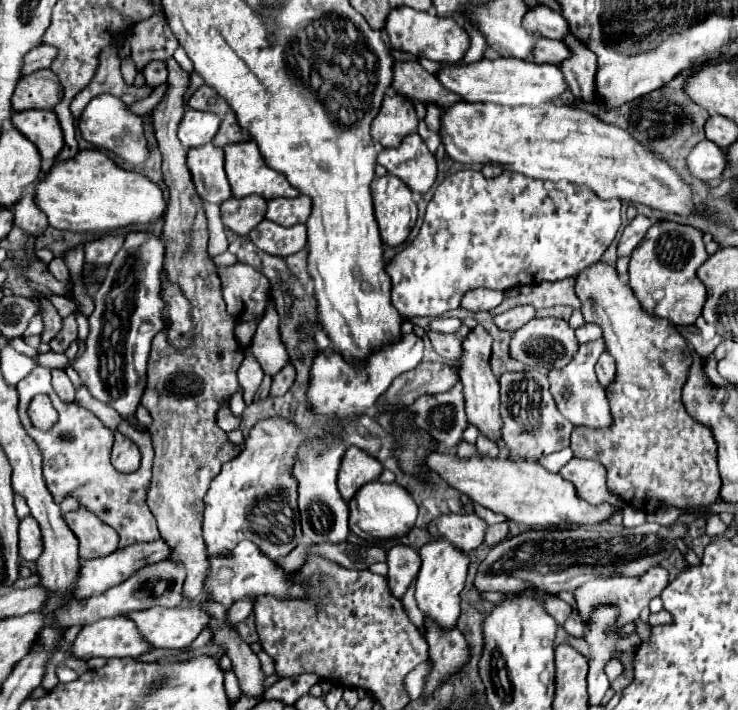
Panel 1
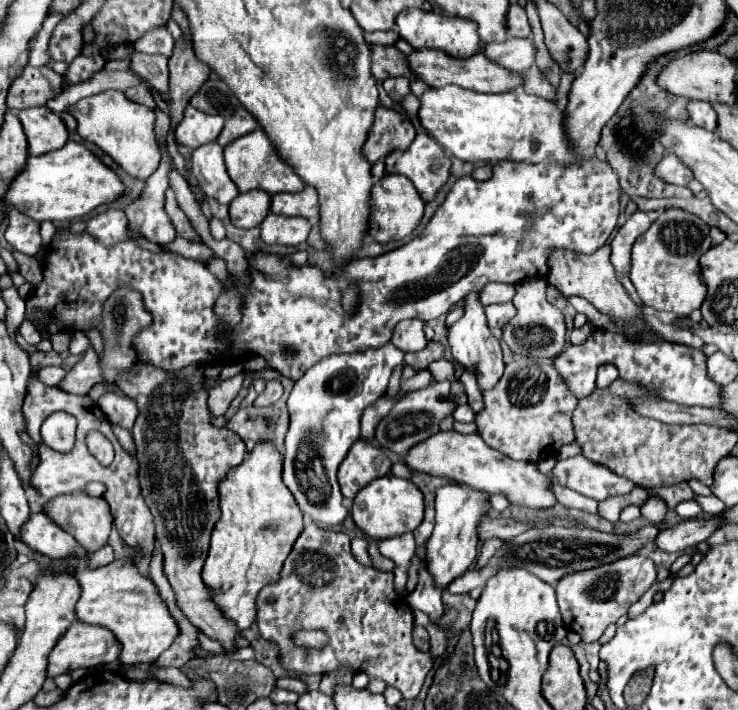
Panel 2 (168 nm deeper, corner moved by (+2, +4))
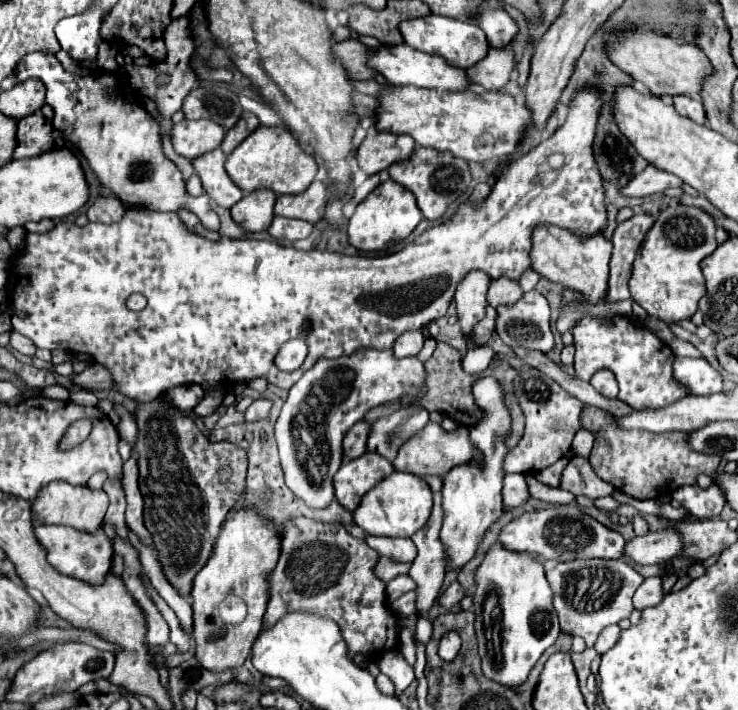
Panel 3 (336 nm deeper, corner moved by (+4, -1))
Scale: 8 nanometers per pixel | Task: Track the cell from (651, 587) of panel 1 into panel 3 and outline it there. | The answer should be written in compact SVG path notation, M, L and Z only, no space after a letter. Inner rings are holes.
M574 559L556 563L546 571L546 577L554 591L554 609L560 617L560 629L564 633L582 637L586 641L586 647L594 645L598 633L606 625L630 617L634 611L632 595L644 581L644 577L624 561L606 559Z

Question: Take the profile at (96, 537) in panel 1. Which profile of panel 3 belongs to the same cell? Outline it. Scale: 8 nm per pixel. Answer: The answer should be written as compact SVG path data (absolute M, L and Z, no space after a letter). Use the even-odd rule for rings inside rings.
M64 481L46 485L40 495L32 501L34 525L70 525L84 533L94 533L104 521L108 509L108 497L104 491L92 491L88 487L74 487Z

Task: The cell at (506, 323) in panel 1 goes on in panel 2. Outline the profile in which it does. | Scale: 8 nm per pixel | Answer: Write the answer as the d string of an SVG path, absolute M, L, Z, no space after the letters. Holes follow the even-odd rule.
M506 302L506 304L490 304L486 306L486 316L488 316L488 326L494 328L494 326L504 326L508 324L508 320L516 314L516 308Z

